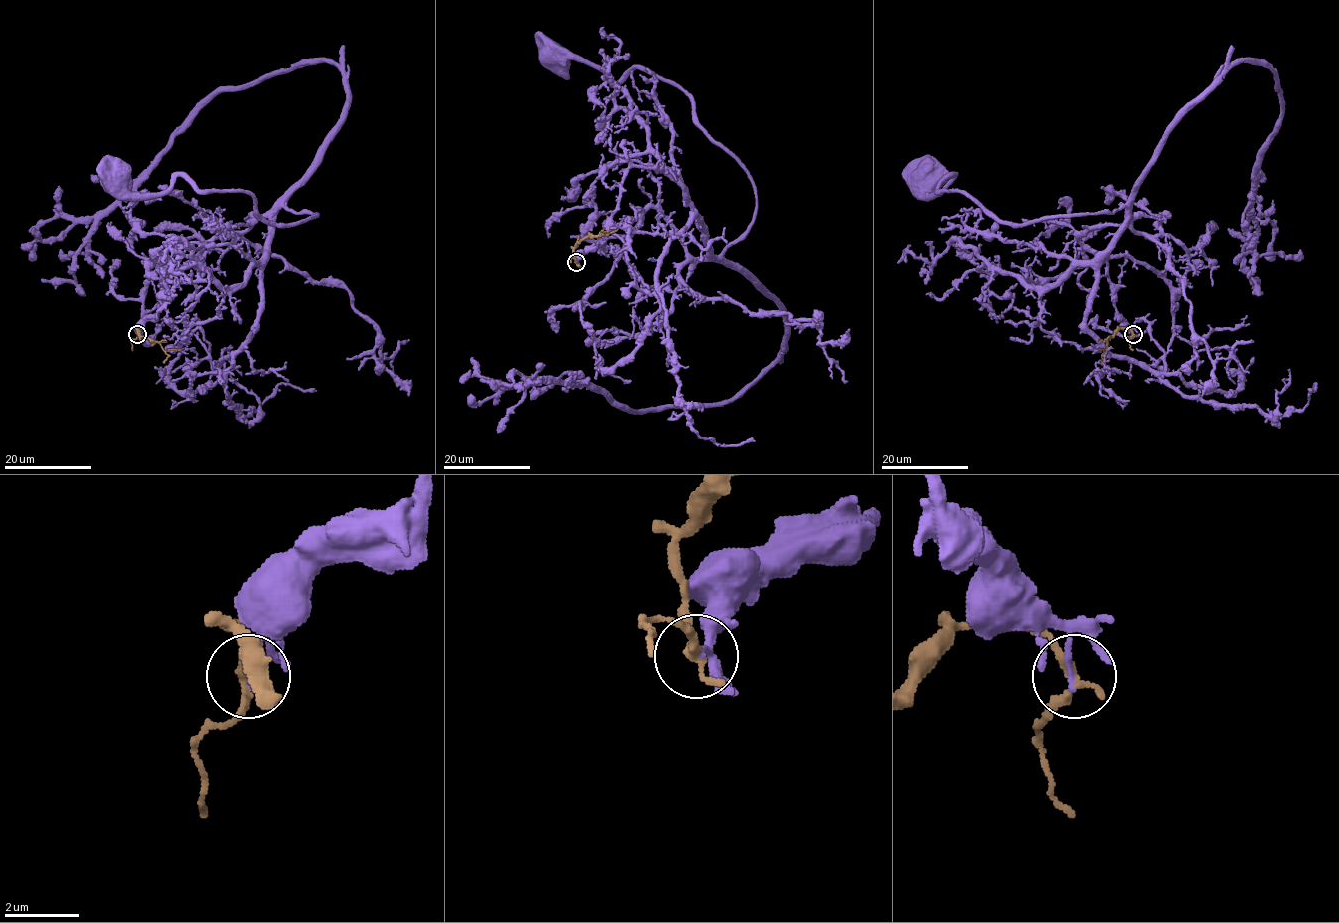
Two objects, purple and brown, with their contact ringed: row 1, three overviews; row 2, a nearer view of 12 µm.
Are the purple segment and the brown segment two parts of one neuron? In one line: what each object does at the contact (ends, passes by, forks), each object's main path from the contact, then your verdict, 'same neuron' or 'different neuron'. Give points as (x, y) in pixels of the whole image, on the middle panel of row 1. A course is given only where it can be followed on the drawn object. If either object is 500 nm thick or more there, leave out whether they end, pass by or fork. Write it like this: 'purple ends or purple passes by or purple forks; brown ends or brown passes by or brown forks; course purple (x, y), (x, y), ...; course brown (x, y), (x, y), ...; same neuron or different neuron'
purple ends; brown forks; course purple (576, 262), (649, 207), (691, 255), (718, 255), (753, 218), (755, 186), (678, 86), (554, 54); course brown (576, 262), (574, 249), (583, 239), (608, 235), (619, 228); different neuron

